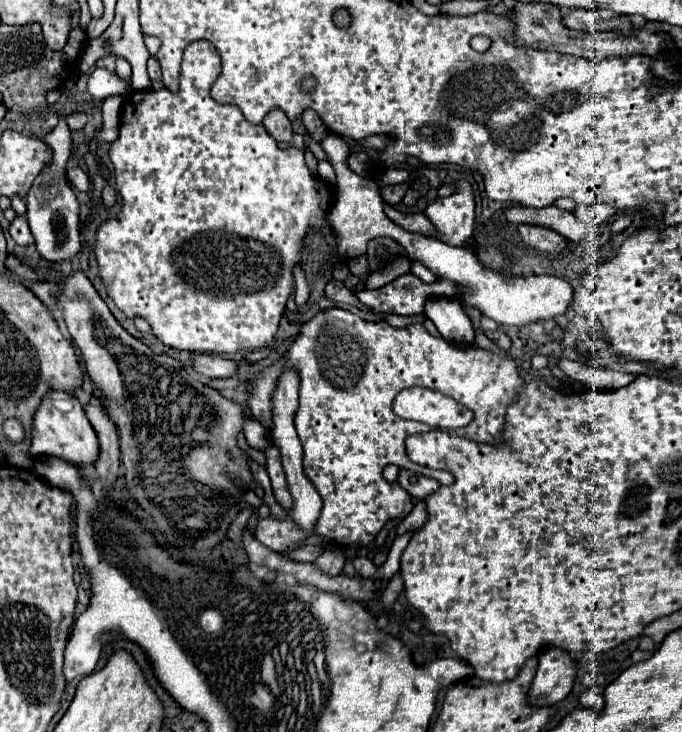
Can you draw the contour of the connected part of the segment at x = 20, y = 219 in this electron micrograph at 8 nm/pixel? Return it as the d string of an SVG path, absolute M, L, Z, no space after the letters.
M15 216L15 220L11 222L11 228L9 228L9 234L21 246L33 244L33 236L31 236L31 230L27 226L27 218L25 216Z

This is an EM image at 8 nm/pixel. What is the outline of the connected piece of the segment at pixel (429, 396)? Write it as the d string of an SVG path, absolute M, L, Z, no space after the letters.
M427 388L401 390L393 400L393 412L409 420L429 424L431 428L461 428L467 426L471 410L449 396Z

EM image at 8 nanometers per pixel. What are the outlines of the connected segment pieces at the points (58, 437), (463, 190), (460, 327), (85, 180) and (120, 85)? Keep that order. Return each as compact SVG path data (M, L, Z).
M49 392L43 398L33 418L31 438L33 438L33 446L31 446L33 456L55 456L73 464L75 468L85 468L95 464L99 456L97 434L89 418L85 416L85 410L81 408L79 400L67 392Z
M455 180L453 186L455 186L455 192L451 196L436 199L426 208L425 214L437 228L438 239L451 246L464 247L467 238L471 238L474 234L475 196L473 196L473 188L467 180Z
M429 298L425 302L425 316L433 320L445 340L455 344L475 344L475 330L455 298Z
M79 166L77 168L71 168L67 172L67 178L69 178L71 186L78 191L86 192L91 184L89 175L85 174Z
M95 68L87 82L87 92L97 100L105 100L113 96L115 90L125 90L125 88L127 84L117 74L107 72L105 68Z

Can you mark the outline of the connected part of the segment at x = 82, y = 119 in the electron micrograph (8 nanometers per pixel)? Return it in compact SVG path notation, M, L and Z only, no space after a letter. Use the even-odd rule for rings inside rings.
M74 112L66 117L66 123L72 132L76 132L85 126L87 117L82 112Z

